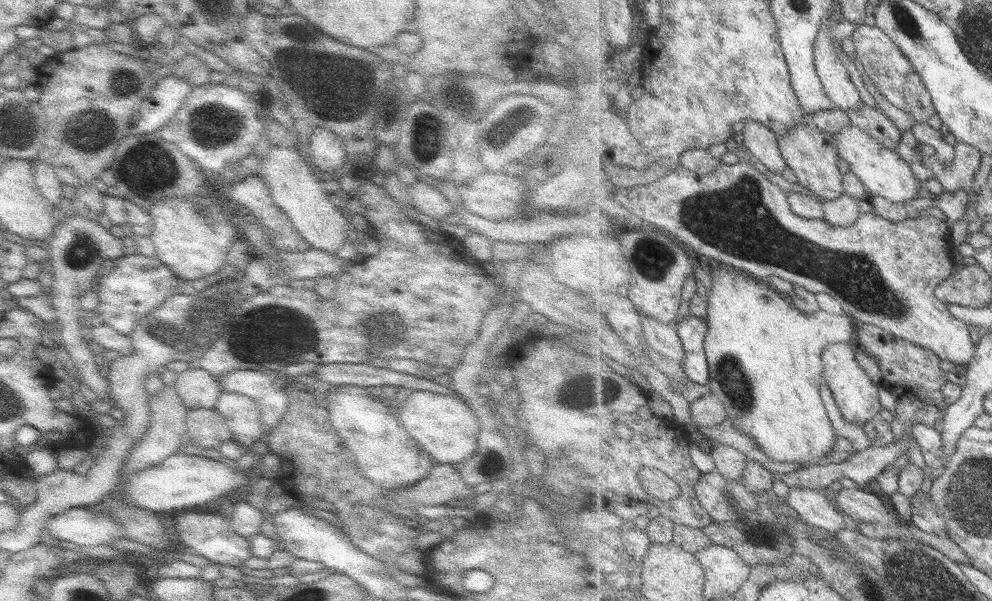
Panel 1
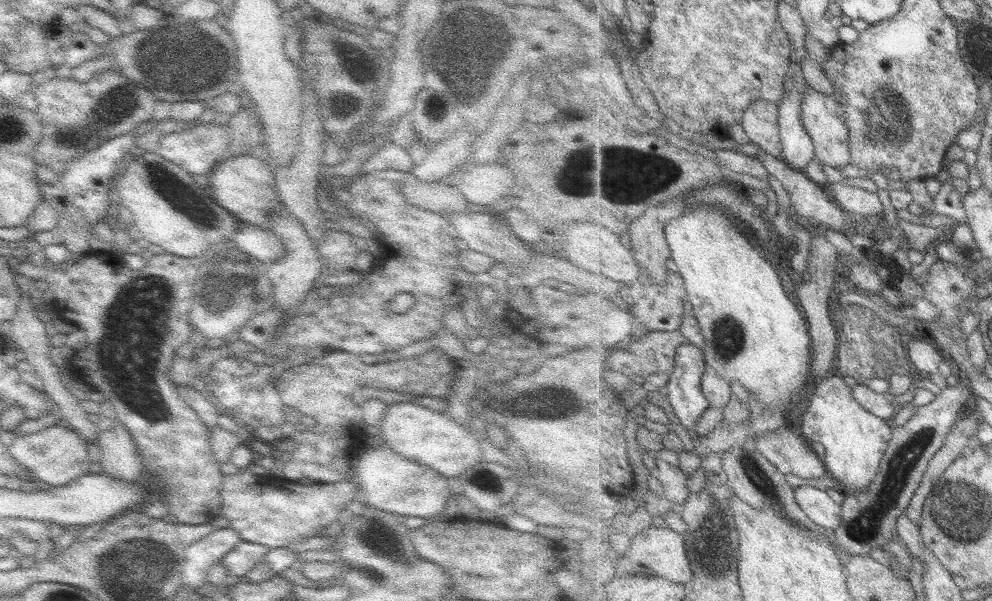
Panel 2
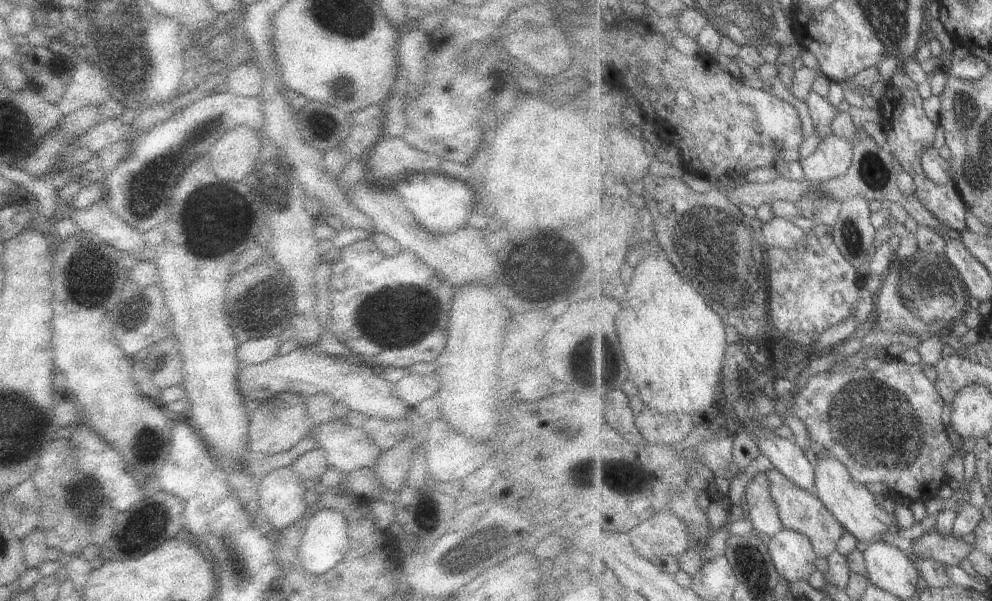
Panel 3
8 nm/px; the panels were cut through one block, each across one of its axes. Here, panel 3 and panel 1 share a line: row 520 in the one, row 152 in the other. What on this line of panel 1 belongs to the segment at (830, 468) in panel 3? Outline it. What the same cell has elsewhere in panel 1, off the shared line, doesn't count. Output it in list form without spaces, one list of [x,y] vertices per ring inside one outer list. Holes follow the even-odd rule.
[[[846,126],[838,134],[832,135],[836,138],[839,158],[849,164],[850,171],[859,177],[870,196],[881,196],[901,205],[911,202],[915,198],[921,198],[921,190],[926,189],[925,181],[915,177],[909,166],[909,160],[902,160],[897,152],[885,148],[869,133],[863,132],[861,128],[855,126]]]

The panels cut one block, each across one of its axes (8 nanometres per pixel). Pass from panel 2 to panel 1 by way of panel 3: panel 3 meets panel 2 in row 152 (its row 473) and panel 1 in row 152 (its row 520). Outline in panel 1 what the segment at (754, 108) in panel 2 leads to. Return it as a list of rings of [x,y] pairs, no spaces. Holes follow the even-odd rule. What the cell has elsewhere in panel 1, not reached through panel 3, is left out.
[[[806,121],[790,128],[786,134],[777,134],[777,136],[786,164],[795,174],[799,185],[822,198],[824,202],[836,200],[844,195],[845,176],[837,166],[838,146],[836,138],[831,133],[823,132]]]

